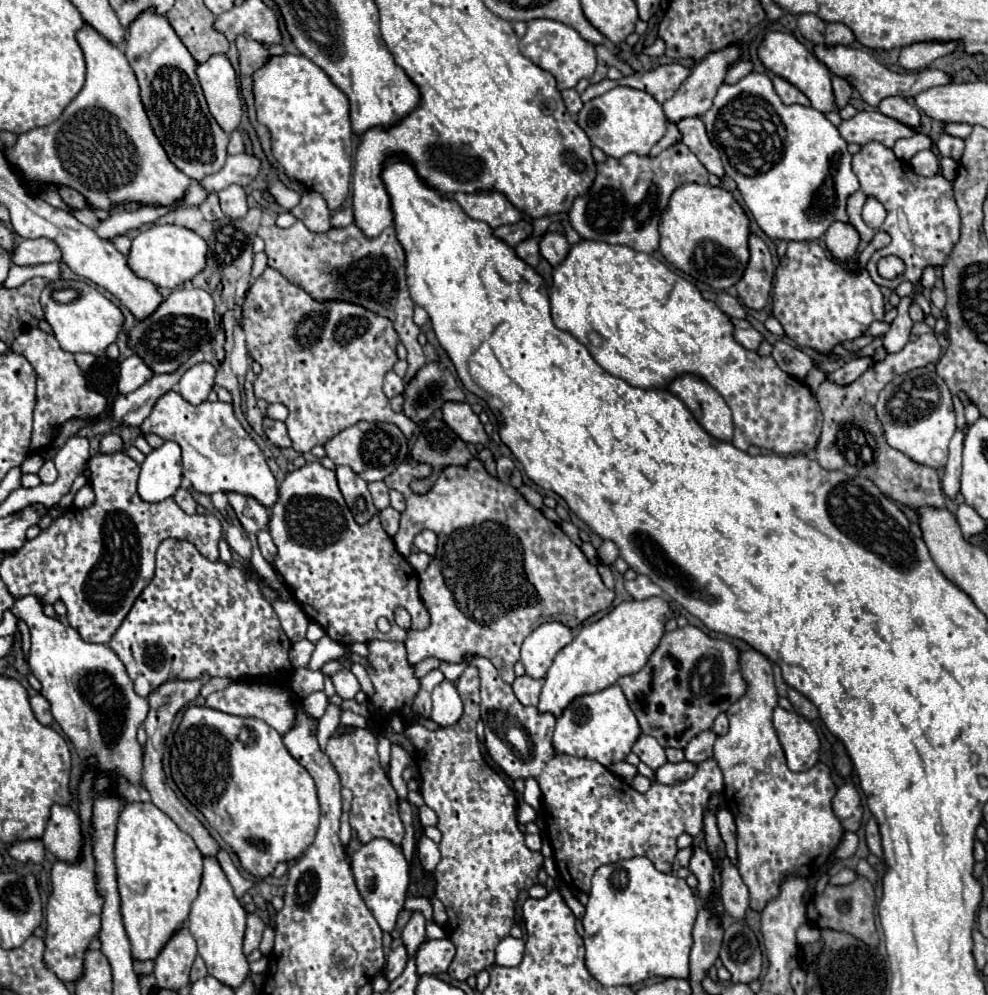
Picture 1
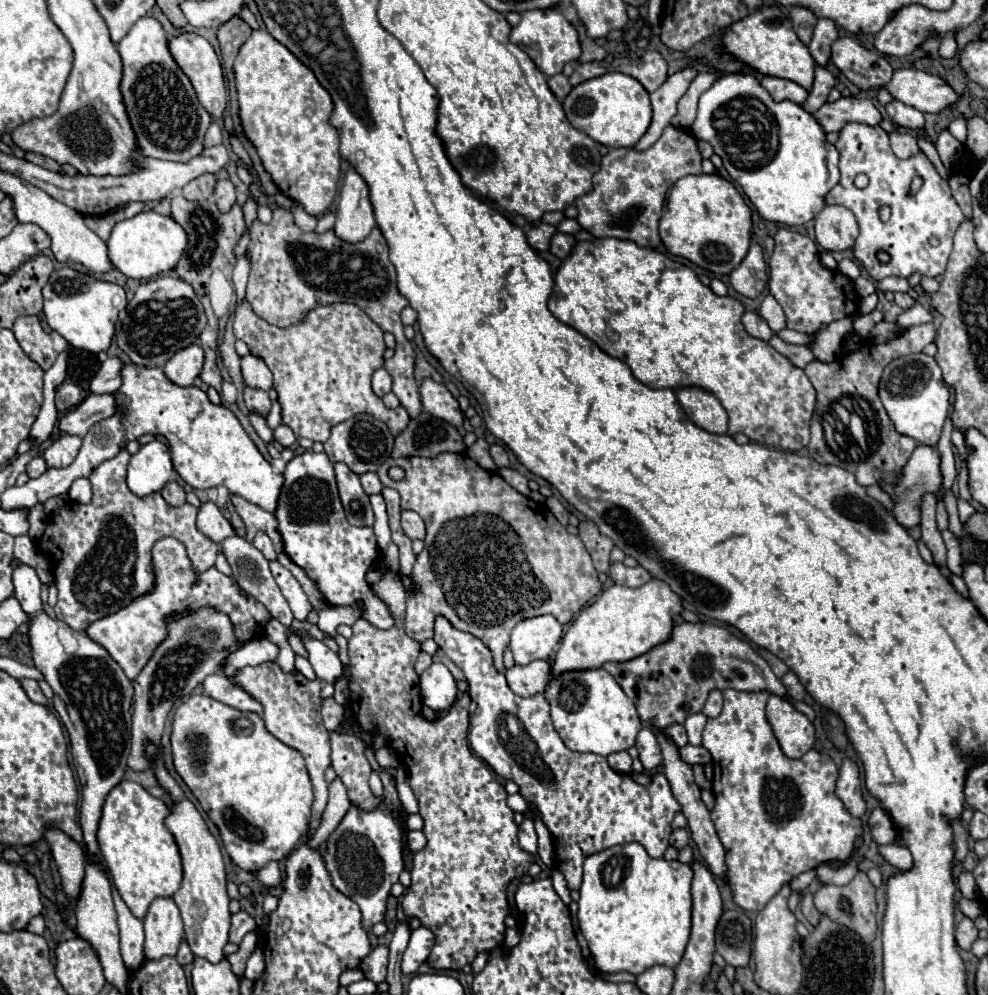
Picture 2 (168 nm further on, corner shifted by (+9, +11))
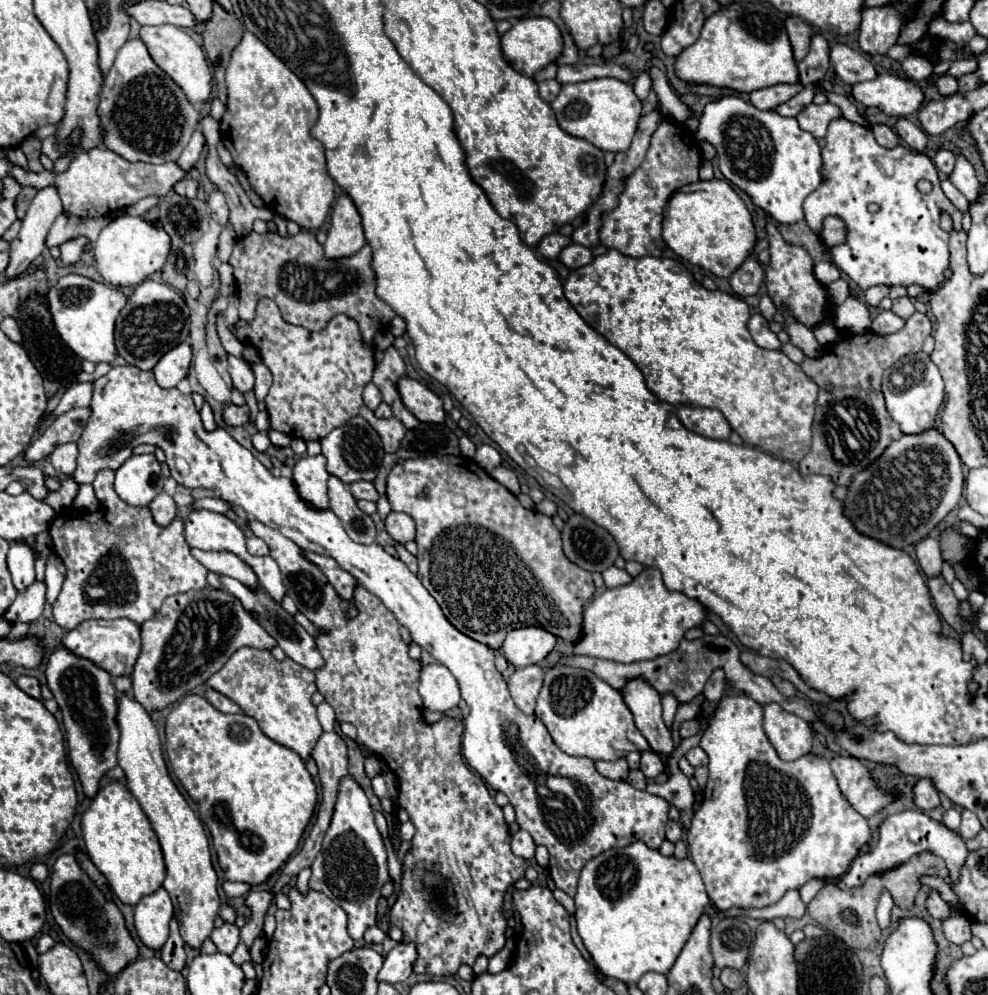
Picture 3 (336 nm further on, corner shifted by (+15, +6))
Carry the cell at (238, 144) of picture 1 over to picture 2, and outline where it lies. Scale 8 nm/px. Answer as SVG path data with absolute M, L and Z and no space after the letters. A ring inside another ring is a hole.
M213 122L207 130L207 136L205 136L205 146L217 146L223 142L223 136L221 136L221 126L217 122Z

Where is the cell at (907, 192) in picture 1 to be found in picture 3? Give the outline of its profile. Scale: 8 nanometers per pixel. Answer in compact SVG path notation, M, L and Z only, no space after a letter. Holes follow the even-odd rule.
M843 117L829 123L825 139L827 145L821 149L823 181L805 199L803 209L807 225L817 235L823 229L825 217L837 215L845 221L845 243L827 247L831 261L847 273L861 291L873 285L919 285L927 291L937 289L949 275L949 233L939 227L939 215L947 211L953 217L955 231L961 231L963 213L941 191L933 161L903 145L893 149L881 147L871 129ZM921 179L933 183L929 195L917 189ZM869 203L877 203L879 211L867 211Z

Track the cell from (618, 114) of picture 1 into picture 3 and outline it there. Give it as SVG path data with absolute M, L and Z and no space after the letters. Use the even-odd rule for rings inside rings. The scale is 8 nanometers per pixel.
M613 77L563 85L561 93L551 101L551 107L563 131L611 153L629 149L641 119L641 101L633 93L633 85Z

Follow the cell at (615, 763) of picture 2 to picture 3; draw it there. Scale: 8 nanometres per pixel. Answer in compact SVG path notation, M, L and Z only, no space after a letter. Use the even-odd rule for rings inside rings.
M617 759L617 761L597 761L595 767L607 779L627 779L627 773L629 773L629 767L627 767L627 761L625 759Z

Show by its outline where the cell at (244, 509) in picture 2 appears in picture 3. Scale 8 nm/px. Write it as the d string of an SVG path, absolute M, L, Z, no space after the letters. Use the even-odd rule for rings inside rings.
M249 521L249 527L269 545L271 557L279 563L287 595L317 629L315 643L325 659L325 665L315 671L319 693L335 709L339 723L347 721L357 727L357 743L363 743L369 751L385 757L383 761L389 765L399 781L397 803L409 813L409 819L417 829L411 841L411 849L407 851L401 865L403 893L397 895L397 901L389 909L391 925L403 931L405 943L415 943L417 947L413 971L447 977L455 975L461 965L473 965L479 955L493 957L505 945L507 921L501 913L503 895L509 885L523 879L529 861L513 855L509 847L511 837L507 833L507 823L503 819L501 807L495 805L485 781L477 773L473 773L463 761L463 723L453 717L443 717L437 723L427 723L423 717L423 709L411 711L407 707L407 689L417 689L421 661L409 657L409 647L399 635L397 619L393 617L393 613L389 613L389 609L385 609L385 605L381 605L381 601L373 593L357 585L351 601L341 599L335 593L333 585L327 581L325 573L315 563L311 563L303 555L301 547L297 547L291 539L283 537L281 533L259 521ZM351 603L357 607L357 615L349 619L347 609ZM427 879L439 881L437 903L435 889L427 889Z

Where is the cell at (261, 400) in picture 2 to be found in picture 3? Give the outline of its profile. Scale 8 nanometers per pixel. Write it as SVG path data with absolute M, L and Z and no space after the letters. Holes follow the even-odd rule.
M229 355L227 359L229 359L229 375L231 375L231 379L233 379L233 385L235 385L241 393L253 389L255 377L253 377L253 371L249 369L249 365L247 365L243 359L233 357L233 355Z

